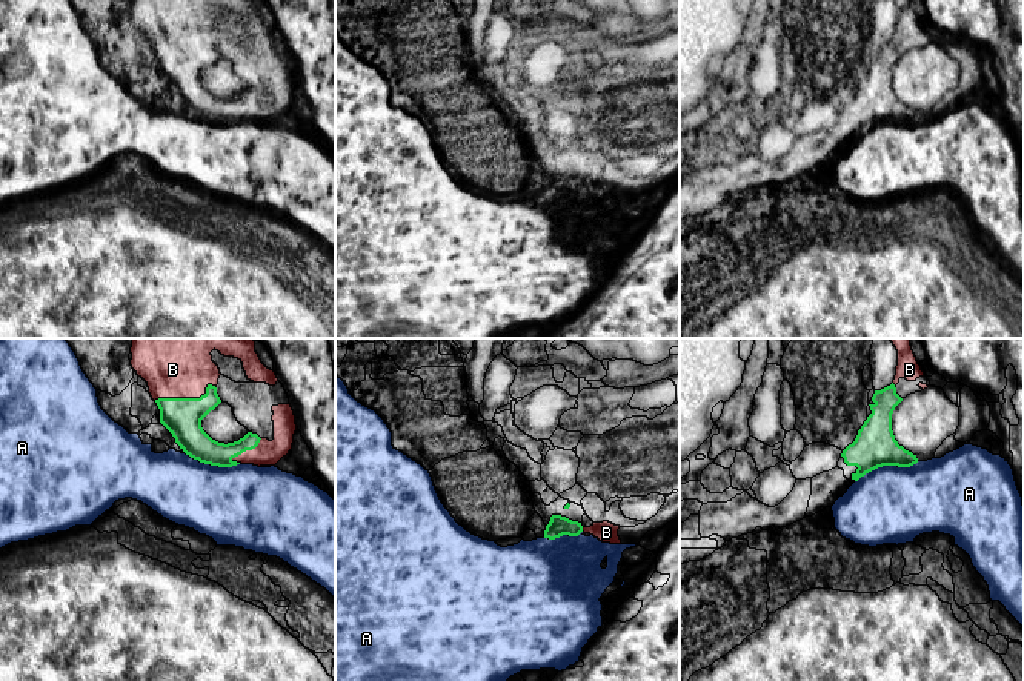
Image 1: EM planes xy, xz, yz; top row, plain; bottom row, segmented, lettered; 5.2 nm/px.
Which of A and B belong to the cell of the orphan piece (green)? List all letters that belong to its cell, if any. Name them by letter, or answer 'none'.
B

